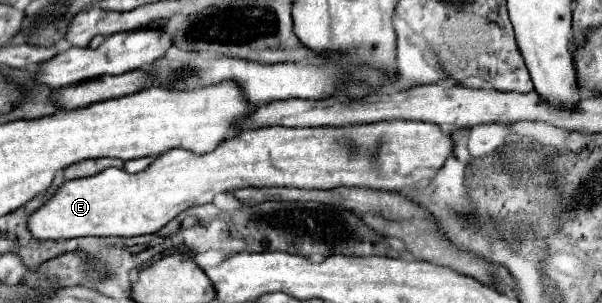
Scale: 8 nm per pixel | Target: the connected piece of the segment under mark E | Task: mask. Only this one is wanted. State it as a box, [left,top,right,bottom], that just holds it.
[30,121,454,239]

